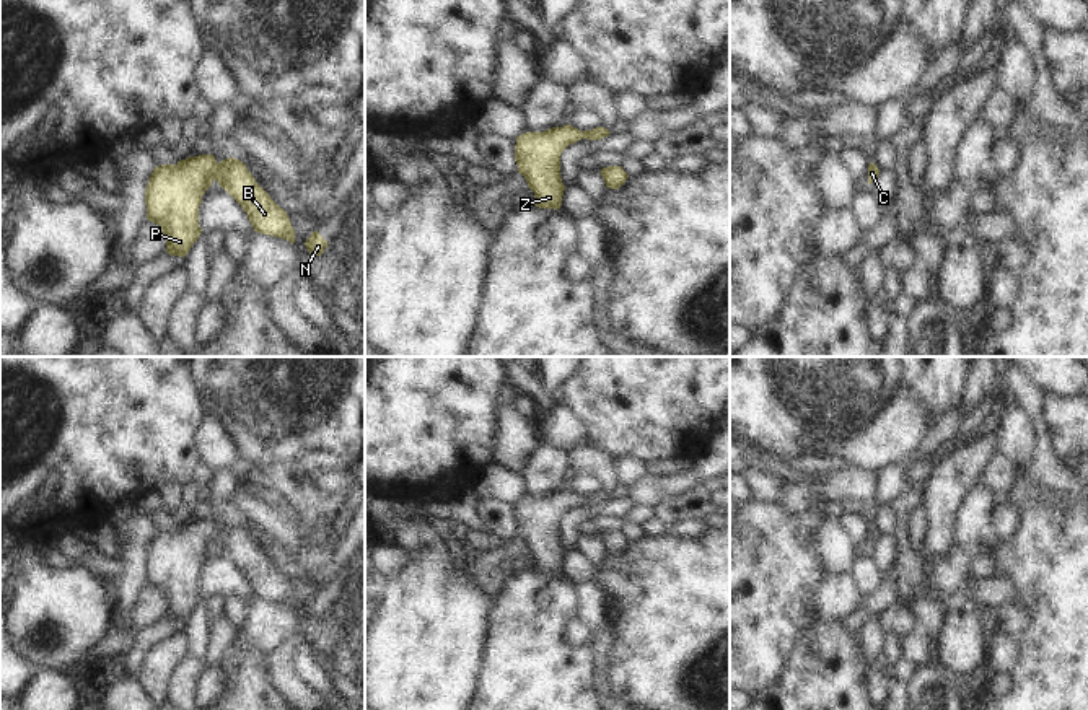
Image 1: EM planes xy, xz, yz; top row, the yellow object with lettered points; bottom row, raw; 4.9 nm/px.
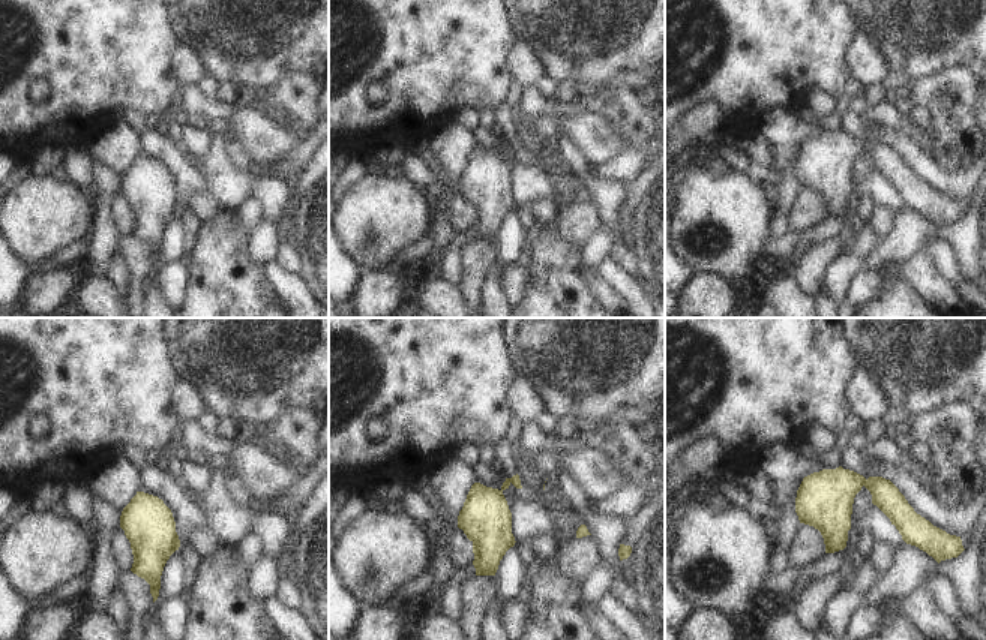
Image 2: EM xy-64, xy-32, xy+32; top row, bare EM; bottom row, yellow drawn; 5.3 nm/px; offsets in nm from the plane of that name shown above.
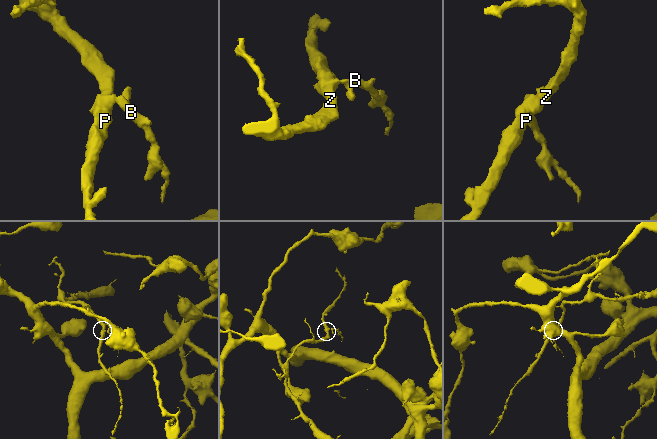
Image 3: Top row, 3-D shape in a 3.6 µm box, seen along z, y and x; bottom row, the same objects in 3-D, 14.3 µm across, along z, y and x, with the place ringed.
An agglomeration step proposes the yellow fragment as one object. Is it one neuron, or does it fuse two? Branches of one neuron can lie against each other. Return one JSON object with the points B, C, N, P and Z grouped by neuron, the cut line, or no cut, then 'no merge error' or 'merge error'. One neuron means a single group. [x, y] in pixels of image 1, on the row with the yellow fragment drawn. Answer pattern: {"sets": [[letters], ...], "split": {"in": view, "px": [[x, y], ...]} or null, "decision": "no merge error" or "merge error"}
{"sets": [["B", "C", "N", "P", "Z"]], "split": null, "decision": "no merge error"}

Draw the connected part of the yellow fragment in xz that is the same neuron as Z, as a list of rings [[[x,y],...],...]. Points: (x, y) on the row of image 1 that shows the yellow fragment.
[[[567,124],[516,137],[515,161],[518,173],[524,176],[528,187],[534,192],[534,205],[539,208],[560,208],[565,191],[560,178],[562,151],[581,138],[601,140],[609,134],[604,127],[581,132]]]

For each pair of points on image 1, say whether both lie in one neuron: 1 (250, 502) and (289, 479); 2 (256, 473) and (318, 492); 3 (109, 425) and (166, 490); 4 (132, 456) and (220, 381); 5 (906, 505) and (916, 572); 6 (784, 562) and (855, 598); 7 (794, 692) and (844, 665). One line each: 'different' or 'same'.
1: different
2: same
3: different
4: different
5: same
6: different
7: same

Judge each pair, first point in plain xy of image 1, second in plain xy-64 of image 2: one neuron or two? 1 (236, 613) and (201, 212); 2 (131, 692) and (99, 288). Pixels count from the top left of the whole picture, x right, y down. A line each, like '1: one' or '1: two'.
1: one
2: one

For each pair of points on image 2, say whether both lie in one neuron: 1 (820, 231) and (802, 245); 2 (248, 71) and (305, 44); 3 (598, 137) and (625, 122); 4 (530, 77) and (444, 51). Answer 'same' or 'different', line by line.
1: same
2: same
3: different
4: different

